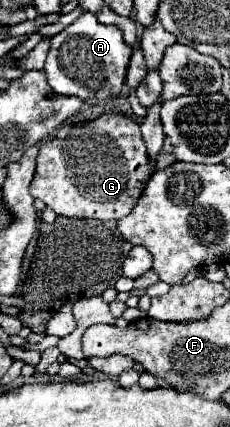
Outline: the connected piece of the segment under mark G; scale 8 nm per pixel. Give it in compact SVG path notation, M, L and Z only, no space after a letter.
M107 112L95 120L65 124L59 130L55 130L55 136L51 140L41 142L37 156L37 170L29 190L33 198L43 200L59 216L119 220L133 210L149 178L151 178L151 162L145 140L141 138L139 124L135 122L135 118L123 112Z

